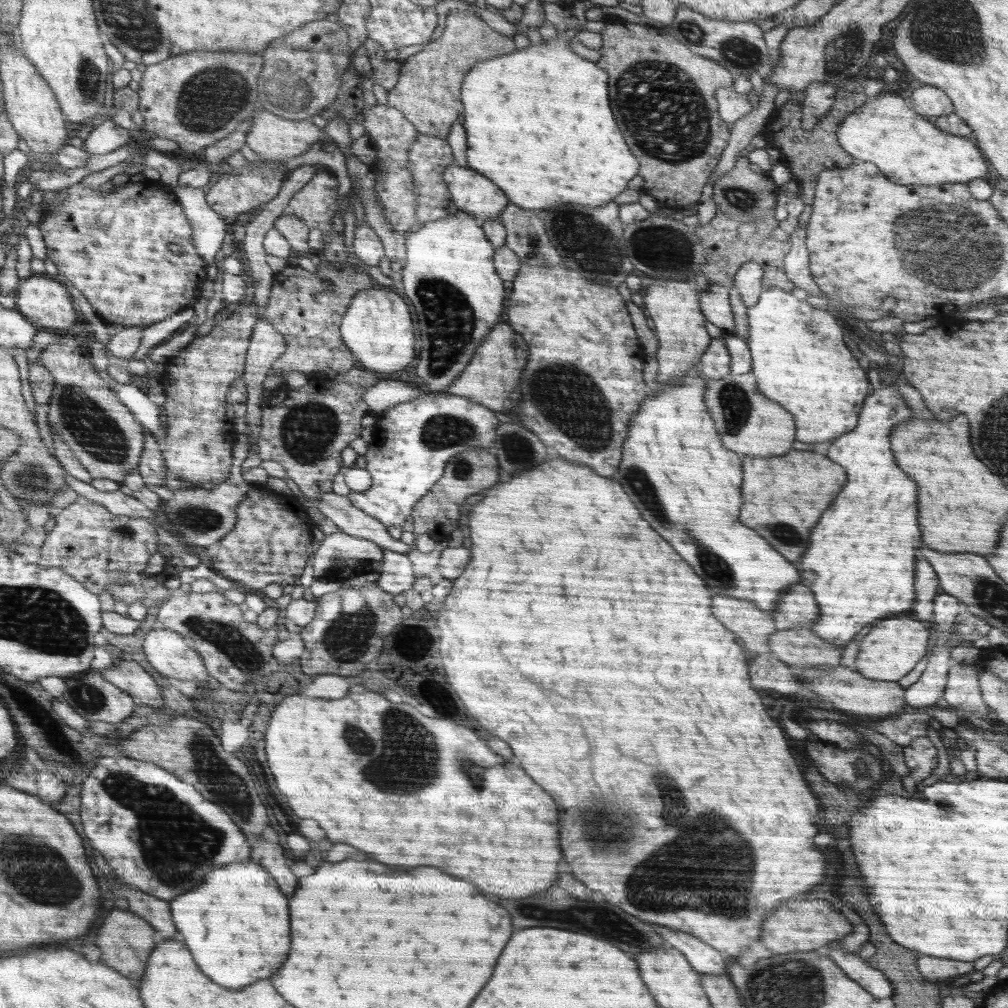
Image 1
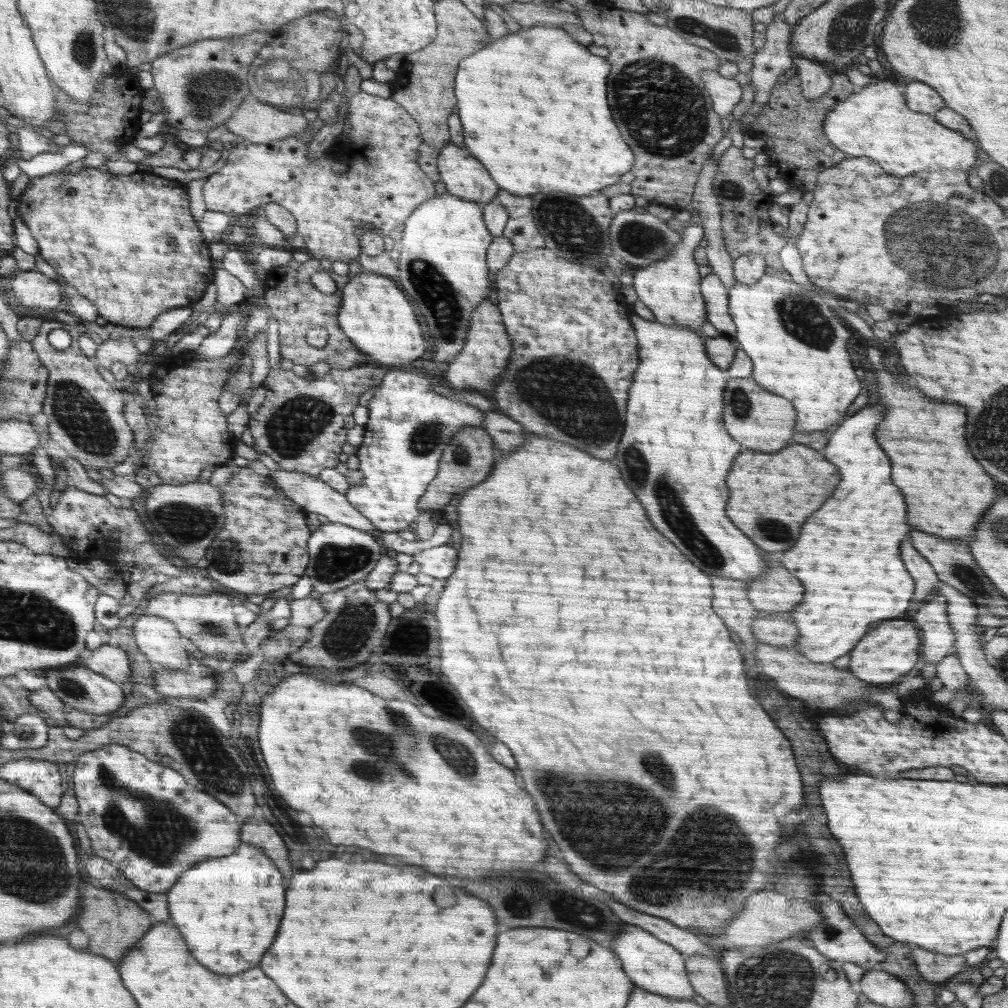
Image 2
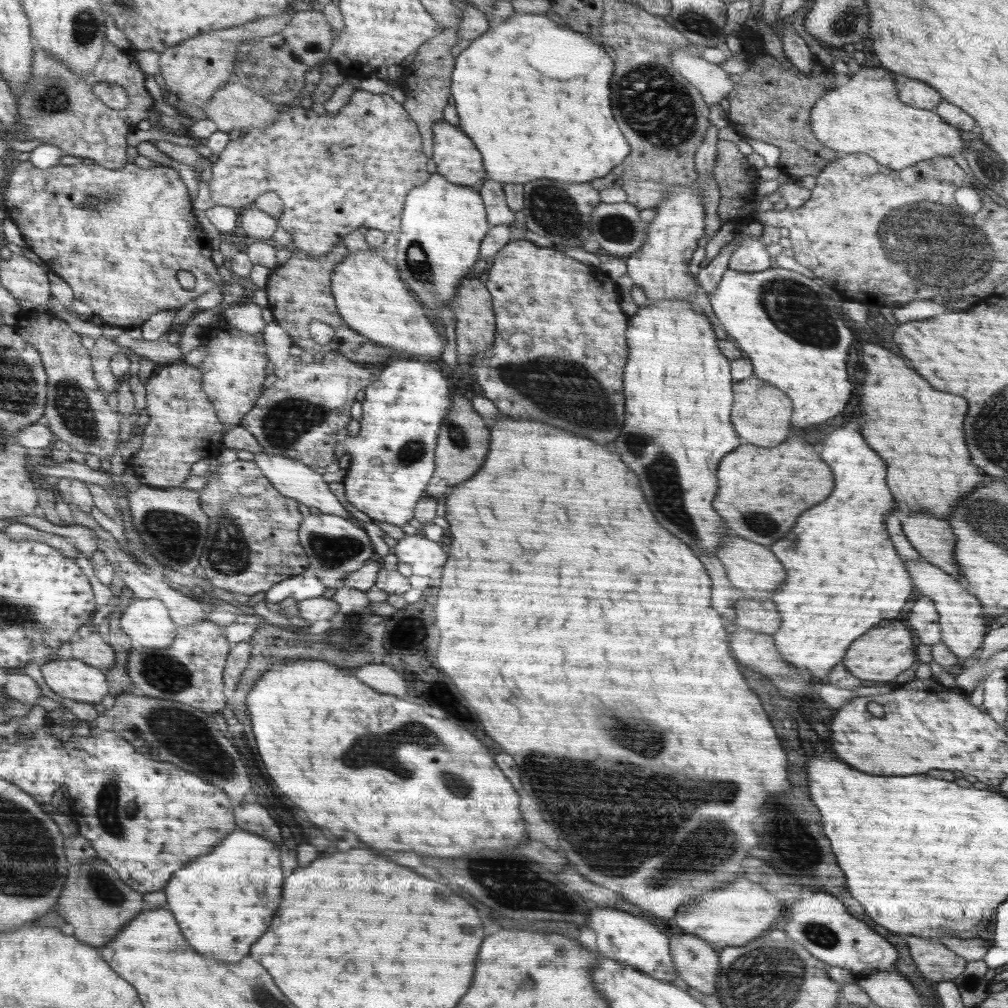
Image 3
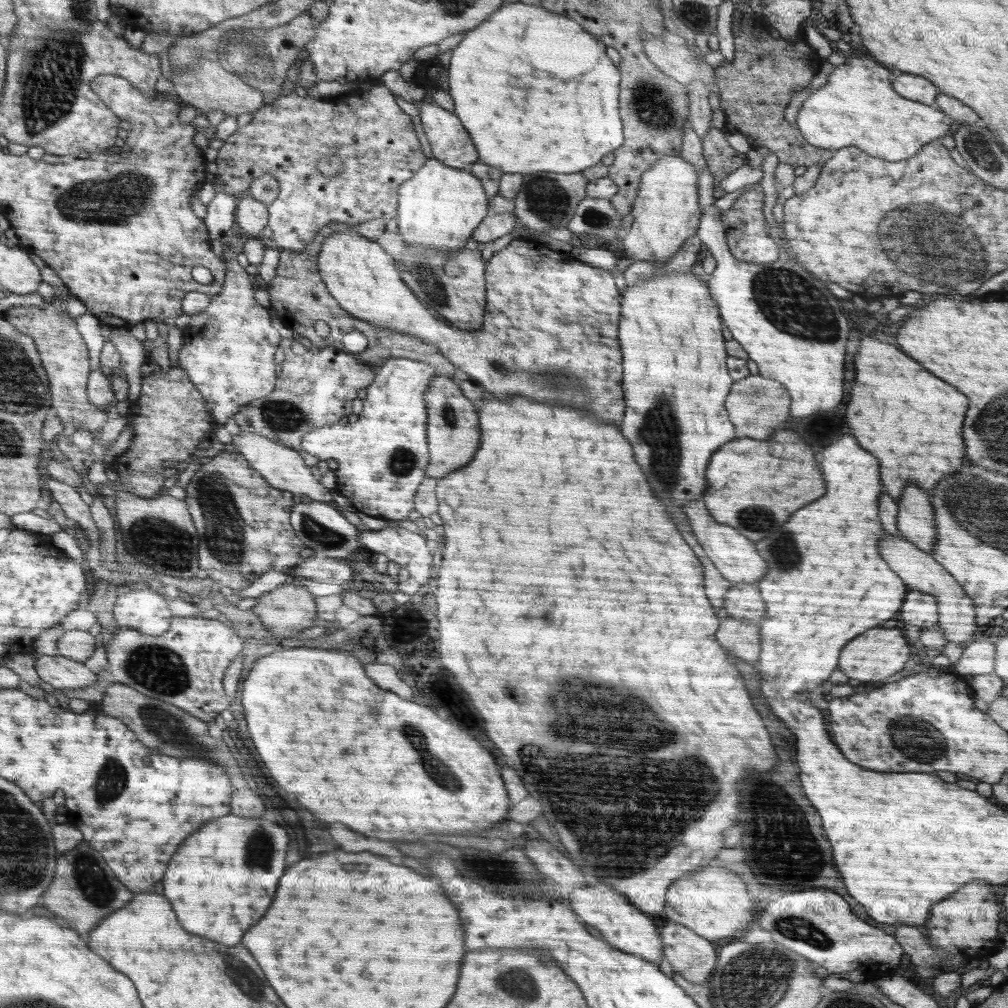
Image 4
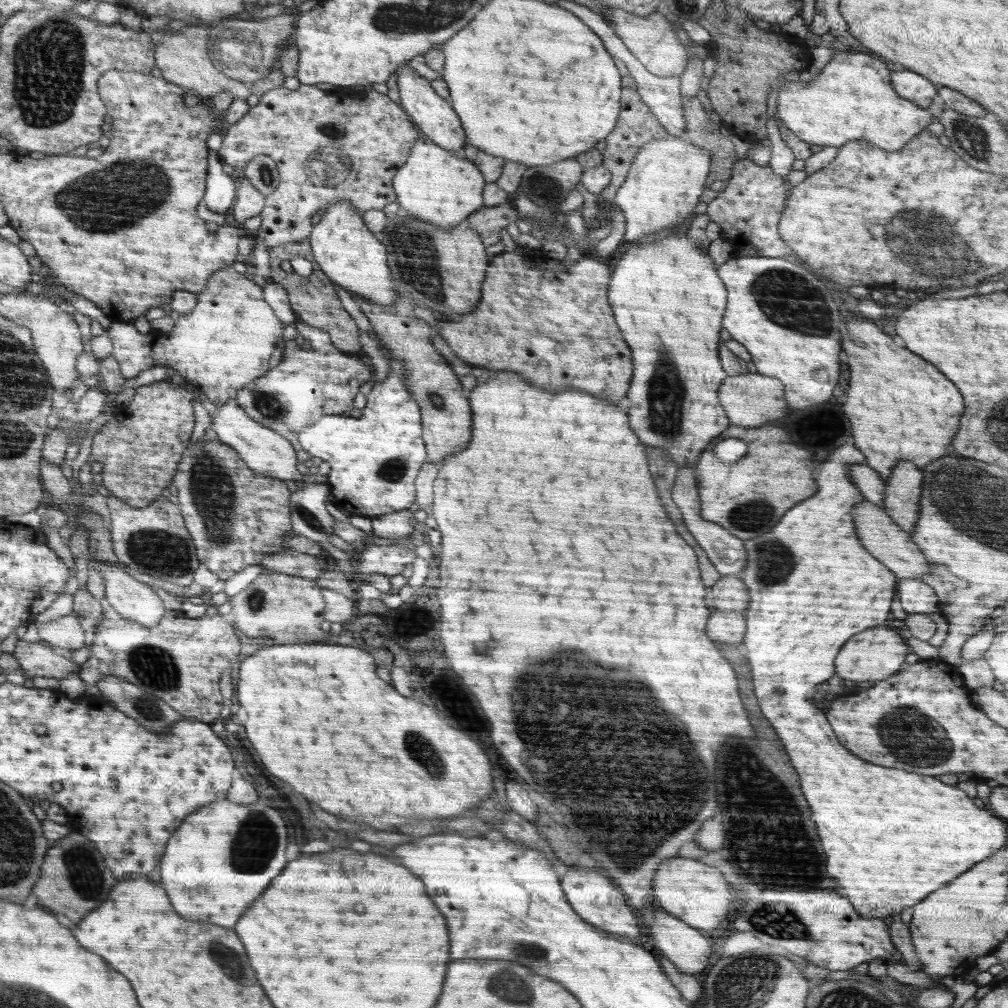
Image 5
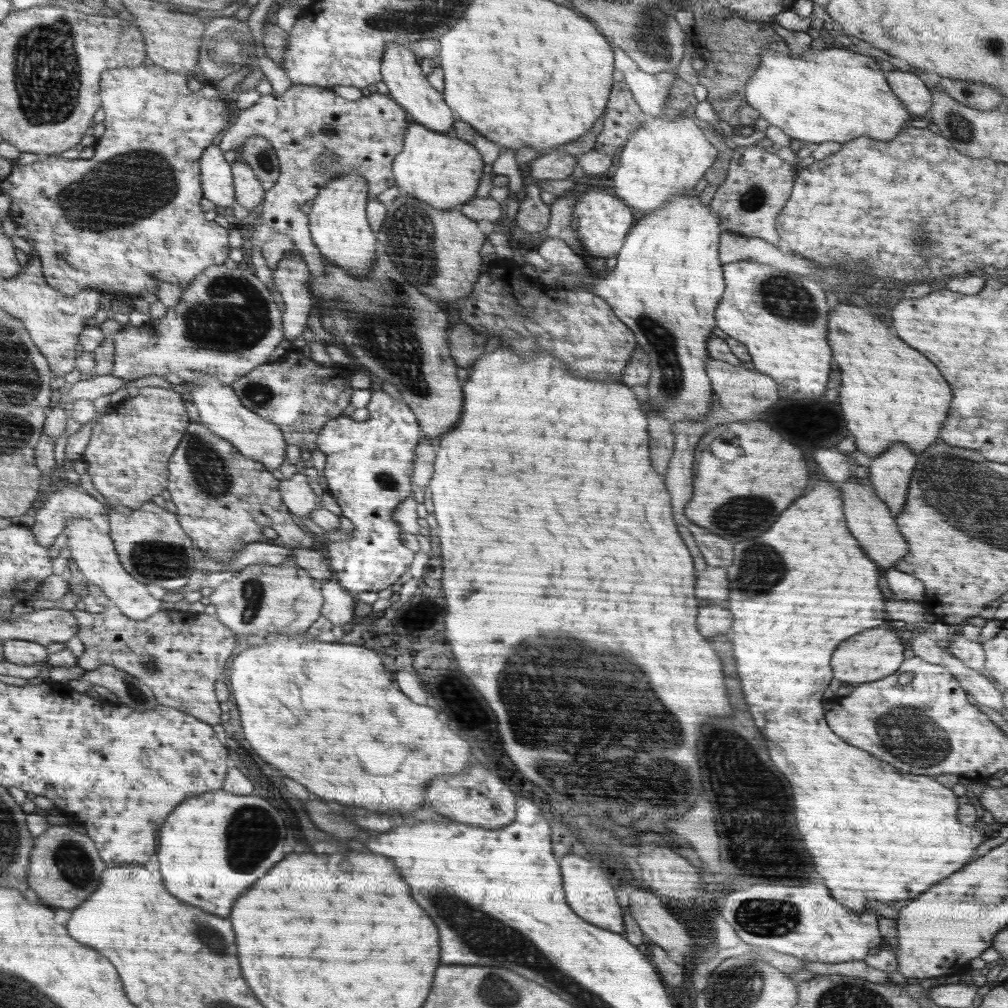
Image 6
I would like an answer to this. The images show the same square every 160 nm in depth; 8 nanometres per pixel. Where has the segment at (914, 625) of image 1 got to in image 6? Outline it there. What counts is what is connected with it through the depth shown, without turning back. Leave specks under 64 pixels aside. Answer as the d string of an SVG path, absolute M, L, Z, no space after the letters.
M878 626L878 628L866 630L858 636L852 636L848 640L844 640L844 644L840 644L836 648L836 652L832 654L830 666L834 670L836 680L850 682L850 684L856 686L894 674L904 660L902 652L904 652L904 644L900 642L900 638L894 632L890 632L886 626Z

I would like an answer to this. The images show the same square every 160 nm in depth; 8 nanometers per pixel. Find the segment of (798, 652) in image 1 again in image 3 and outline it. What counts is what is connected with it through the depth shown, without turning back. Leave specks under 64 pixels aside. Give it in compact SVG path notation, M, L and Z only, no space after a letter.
M743 595L736 603L737 624L745 630L776 634L780 628L780 613L770 599L752 599Z

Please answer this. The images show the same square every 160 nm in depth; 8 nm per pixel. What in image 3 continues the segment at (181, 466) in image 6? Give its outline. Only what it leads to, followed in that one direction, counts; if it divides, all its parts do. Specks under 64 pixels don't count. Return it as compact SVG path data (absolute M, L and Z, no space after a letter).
M237 459L220 465L199 493L203 511L207 513L211 524L199 566L204 568L206 579L212 586L252 596L266 592L276 583L288 580L309 568L307 551L299 541L299 528L303 520L302 514L298 512L298 502L277 490L254 461Z

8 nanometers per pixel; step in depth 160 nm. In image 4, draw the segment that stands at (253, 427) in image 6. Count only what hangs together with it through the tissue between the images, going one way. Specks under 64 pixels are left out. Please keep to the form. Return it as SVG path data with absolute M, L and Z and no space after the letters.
M241 432L240 435L233 437L232 444L236 447L236 452L240 453L249 462L251 468L268 481L268 484L288 492L295 492L303 499L334 503L334 493L321 485L320 481L312 475L312 468L296 449L288 448L279 441L272 441L270 437L258 432Z

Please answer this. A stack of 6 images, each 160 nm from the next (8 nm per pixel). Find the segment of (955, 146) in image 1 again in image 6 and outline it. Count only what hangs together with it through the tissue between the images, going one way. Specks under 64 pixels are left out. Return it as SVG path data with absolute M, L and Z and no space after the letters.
M836 43L818 53L810 49L800 58L763 48L756 71L744 86L746 103L754 107L760 113L760 118L768 121L771 126L778 127L790 138L805 141L811 146L828 141L846 143L858 136L870 136L876 140L896 138L906 123L910 122L912 115L886 86L885 74L878 68L876 60L834 46Z

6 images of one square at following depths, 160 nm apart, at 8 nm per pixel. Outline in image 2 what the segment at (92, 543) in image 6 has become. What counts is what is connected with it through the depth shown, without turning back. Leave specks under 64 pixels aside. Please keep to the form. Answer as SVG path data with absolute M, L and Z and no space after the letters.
M144 610L134 623L134 638L152 664L172 670L188 670L191 666L185 649L186 641L171 620L148 615Z

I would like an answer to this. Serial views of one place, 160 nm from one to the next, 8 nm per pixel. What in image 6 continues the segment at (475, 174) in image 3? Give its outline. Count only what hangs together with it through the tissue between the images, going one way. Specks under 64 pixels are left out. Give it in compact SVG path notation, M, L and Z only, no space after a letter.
M389 43L383 55L381 81L390 90L389 97L399 102L412 115L414 122L427 126L434 132L452 133L455 114L446 103L443 94L432 88L423 73L422 66L416 61L413 47L404 44Z

